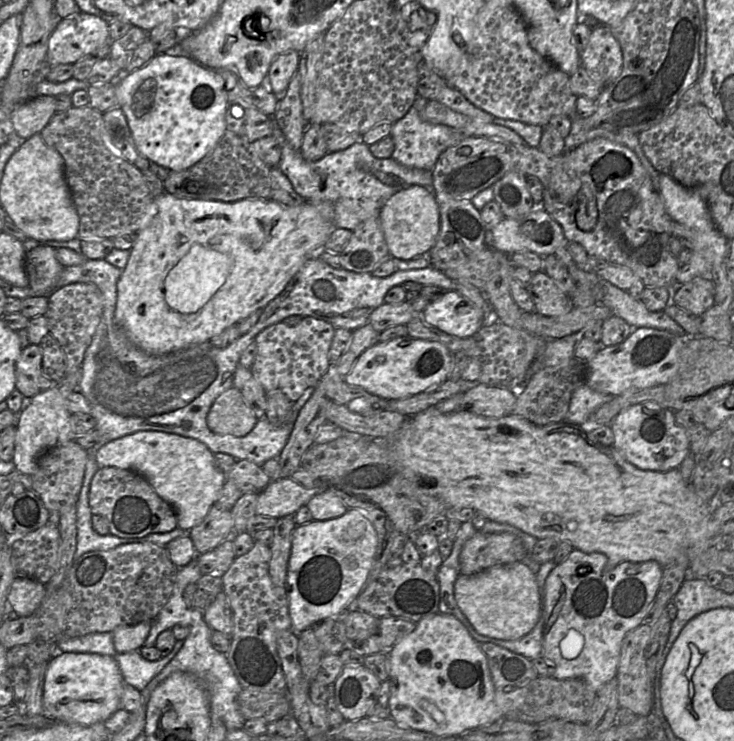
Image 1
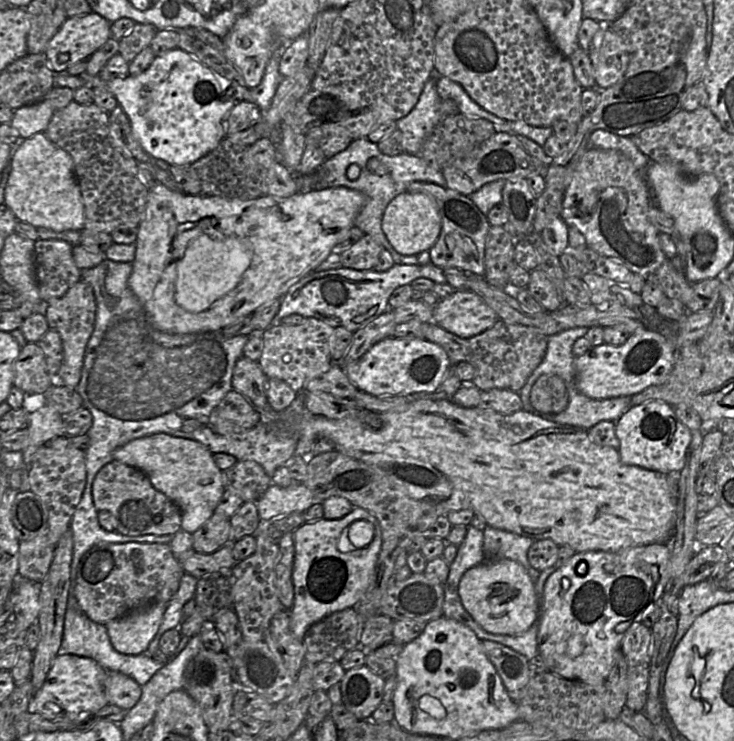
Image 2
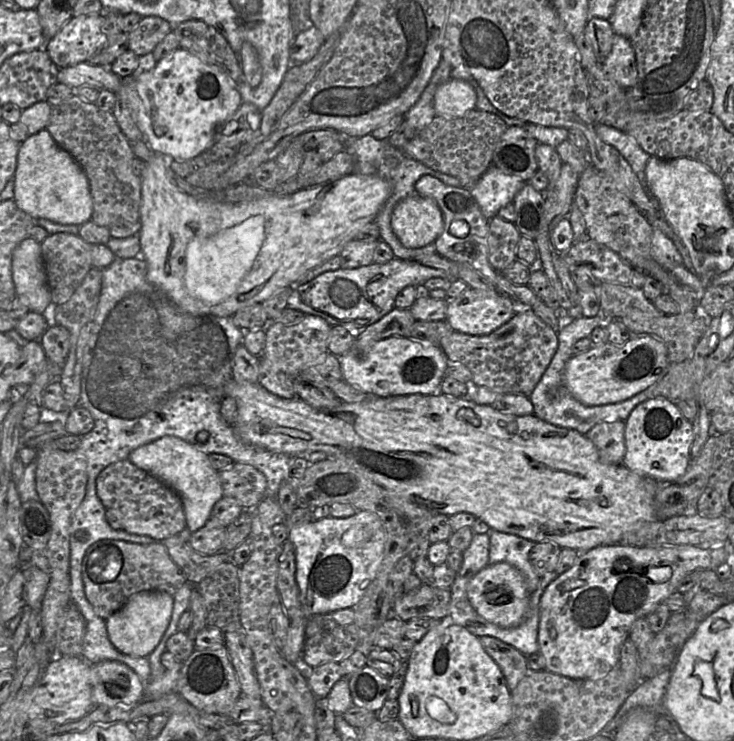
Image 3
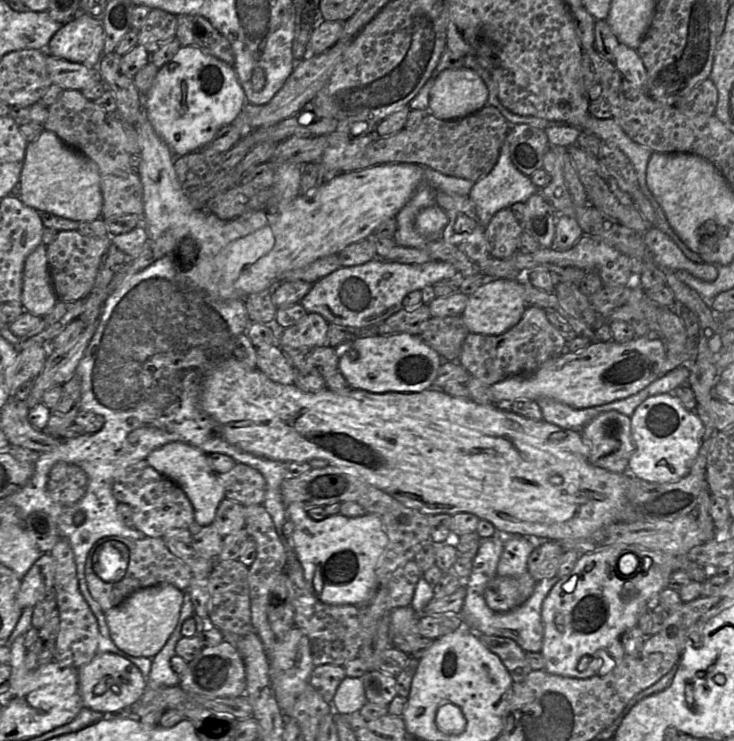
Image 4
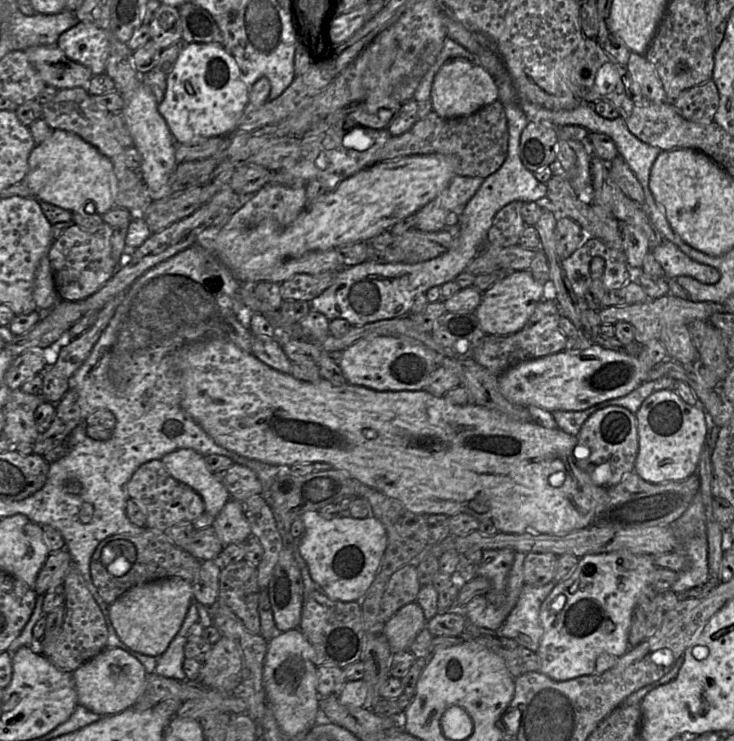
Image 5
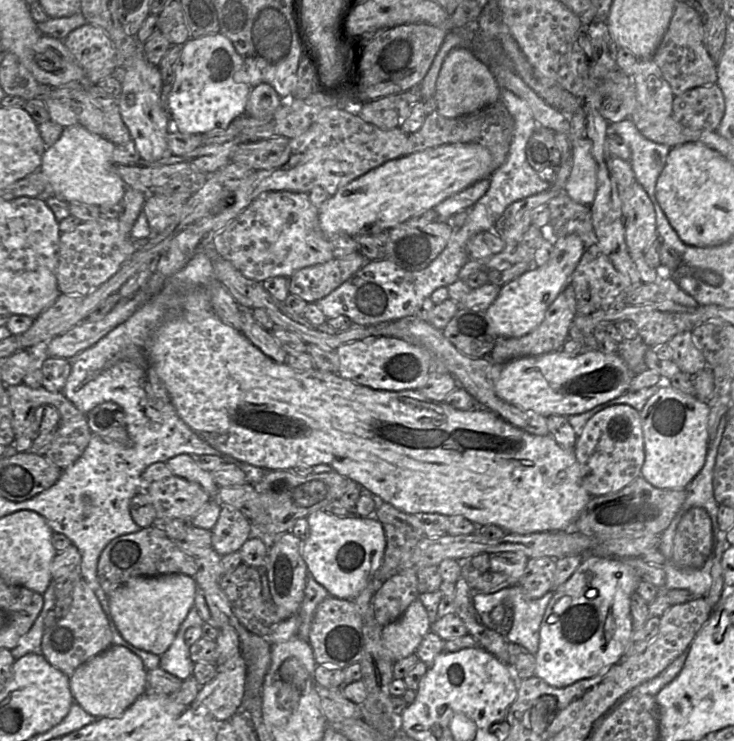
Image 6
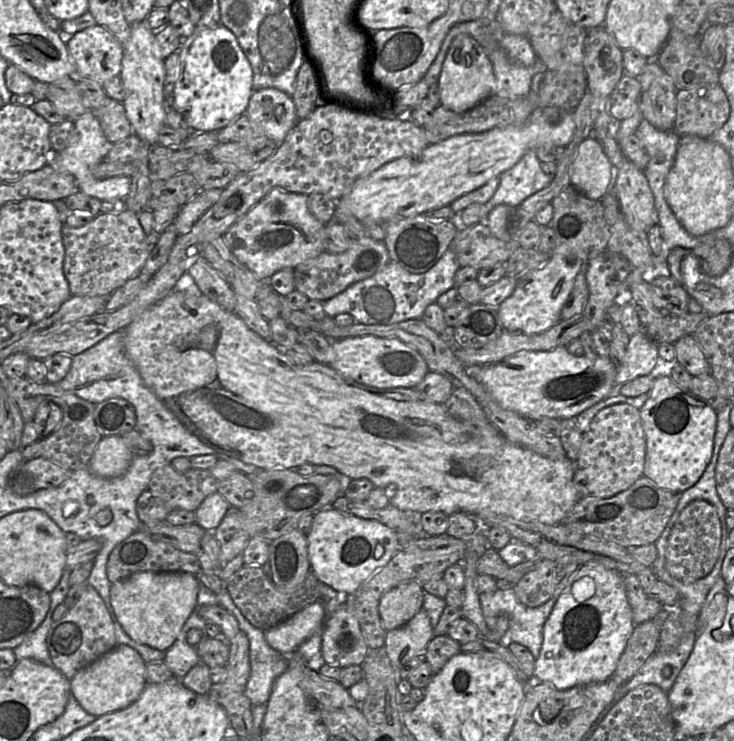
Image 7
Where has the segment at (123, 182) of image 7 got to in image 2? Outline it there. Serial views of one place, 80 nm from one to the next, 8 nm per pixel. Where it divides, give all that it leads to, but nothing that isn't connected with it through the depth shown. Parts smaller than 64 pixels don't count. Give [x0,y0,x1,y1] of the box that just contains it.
[4,132,84,232]

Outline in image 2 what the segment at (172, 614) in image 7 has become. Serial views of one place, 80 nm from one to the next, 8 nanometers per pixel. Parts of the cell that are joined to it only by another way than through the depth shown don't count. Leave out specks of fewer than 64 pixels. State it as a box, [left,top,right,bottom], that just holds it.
[106,603,166,655]

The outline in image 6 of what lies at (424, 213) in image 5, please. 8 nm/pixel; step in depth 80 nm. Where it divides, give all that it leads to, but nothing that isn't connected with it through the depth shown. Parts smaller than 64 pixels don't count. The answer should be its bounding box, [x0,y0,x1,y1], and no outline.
[434,178,490,222]

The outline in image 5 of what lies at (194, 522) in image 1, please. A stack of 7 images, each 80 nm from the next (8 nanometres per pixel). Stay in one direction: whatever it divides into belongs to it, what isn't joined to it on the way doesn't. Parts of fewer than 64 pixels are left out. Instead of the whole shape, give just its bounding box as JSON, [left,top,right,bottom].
[161,449,231,518]

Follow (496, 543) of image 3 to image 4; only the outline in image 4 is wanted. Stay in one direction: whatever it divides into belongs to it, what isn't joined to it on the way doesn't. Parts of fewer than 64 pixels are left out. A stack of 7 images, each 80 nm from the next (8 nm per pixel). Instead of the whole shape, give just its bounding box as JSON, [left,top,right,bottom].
[497,536,550,606]

